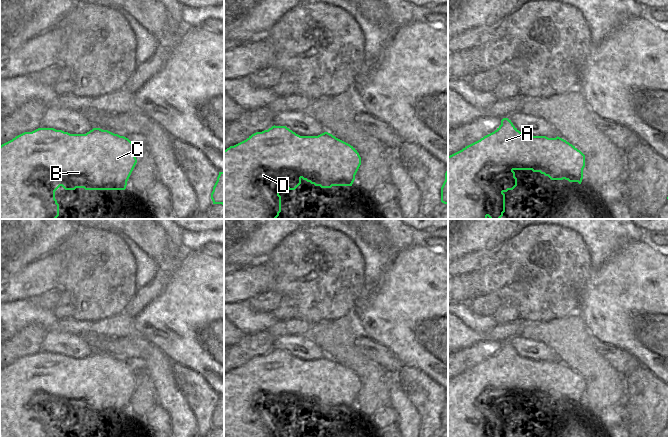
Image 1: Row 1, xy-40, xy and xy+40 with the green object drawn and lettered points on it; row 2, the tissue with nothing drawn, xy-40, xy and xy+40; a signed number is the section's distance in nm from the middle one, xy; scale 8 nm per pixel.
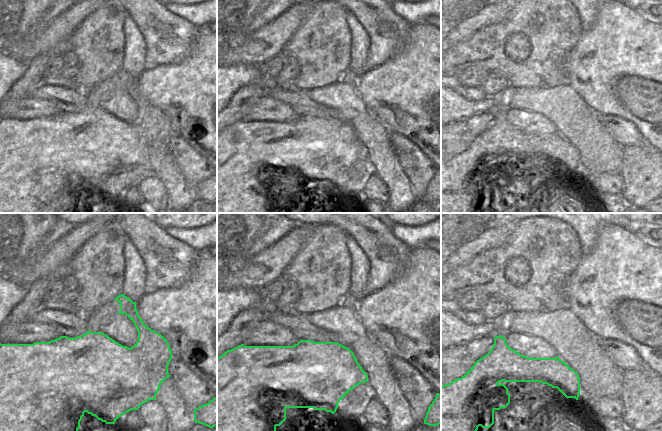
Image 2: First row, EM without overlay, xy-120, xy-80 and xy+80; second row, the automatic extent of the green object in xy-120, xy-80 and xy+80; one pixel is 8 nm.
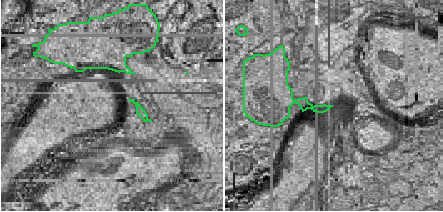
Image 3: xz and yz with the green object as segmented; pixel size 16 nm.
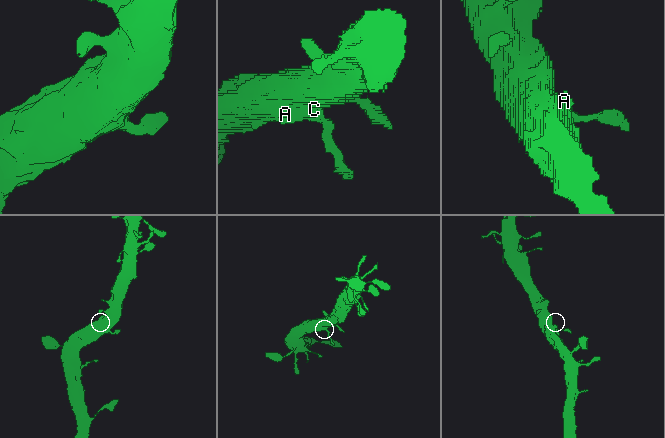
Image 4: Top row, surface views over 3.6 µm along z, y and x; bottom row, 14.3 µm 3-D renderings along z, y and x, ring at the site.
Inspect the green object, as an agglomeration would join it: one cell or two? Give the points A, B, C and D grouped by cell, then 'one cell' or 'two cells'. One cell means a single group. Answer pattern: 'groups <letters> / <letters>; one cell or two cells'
groups A B C D; one cell

